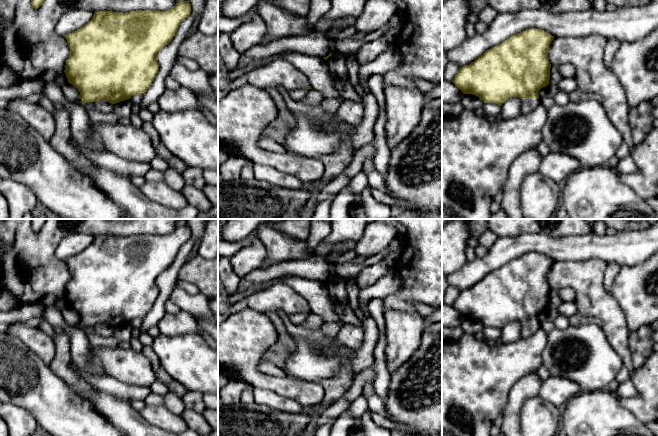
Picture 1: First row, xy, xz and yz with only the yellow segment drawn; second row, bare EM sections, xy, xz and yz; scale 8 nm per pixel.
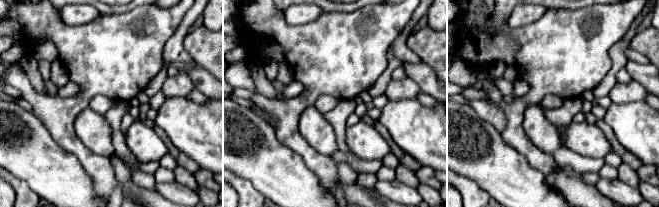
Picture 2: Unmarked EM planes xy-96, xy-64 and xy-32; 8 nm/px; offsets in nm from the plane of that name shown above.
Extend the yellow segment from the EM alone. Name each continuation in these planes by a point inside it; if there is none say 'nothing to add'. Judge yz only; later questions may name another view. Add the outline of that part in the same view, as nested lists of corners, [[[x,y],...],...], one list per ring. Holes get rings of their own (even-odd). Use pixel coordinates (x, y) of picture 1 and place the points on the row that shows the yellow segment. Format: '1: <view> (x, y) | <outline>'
1: yz (527, 105) | [[[521,99],[521,114],[528,114],[540,104],[540,99]]]

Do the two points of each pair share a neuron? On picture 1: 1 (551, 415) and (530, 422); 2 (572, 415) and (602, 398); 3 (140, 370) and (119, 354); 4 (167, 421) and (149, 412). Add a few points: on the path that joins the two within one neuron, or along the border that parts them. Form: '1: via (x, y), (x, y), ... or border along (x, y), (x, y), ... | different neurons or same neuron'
1: via (546, 415), (538, 422), (535, 422) | same neuron
2: via (579, 415), (585, 415), (595, 405) | same neuron
3: via (135, 369), (124, 359) | same neuron
4: via (163, 418), (153, 414) | same neuron

